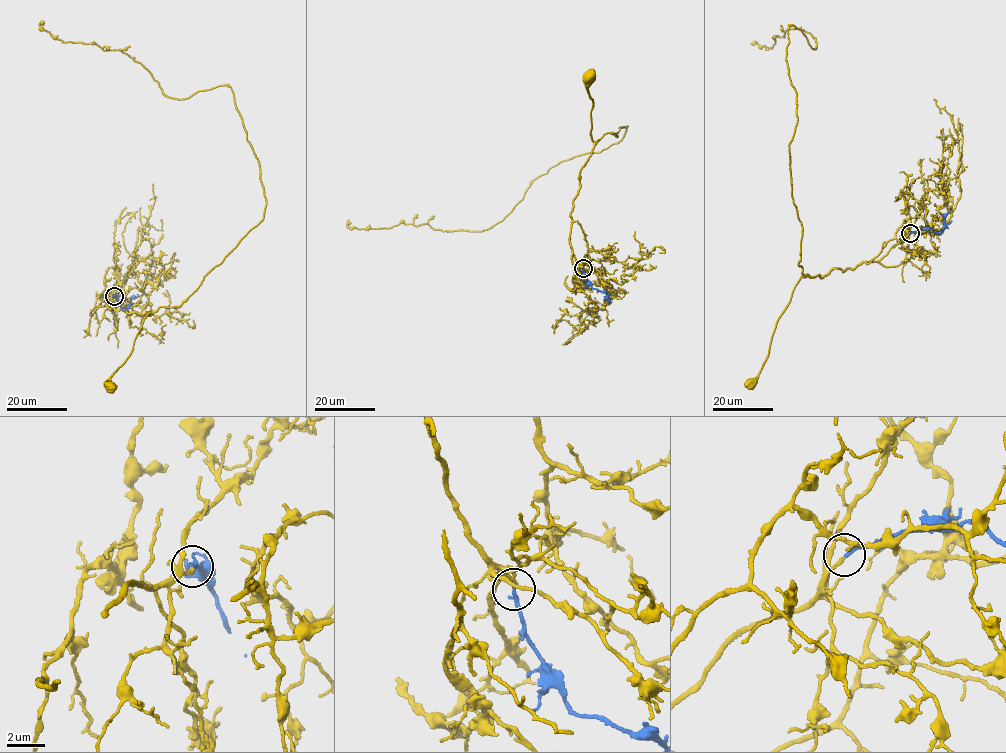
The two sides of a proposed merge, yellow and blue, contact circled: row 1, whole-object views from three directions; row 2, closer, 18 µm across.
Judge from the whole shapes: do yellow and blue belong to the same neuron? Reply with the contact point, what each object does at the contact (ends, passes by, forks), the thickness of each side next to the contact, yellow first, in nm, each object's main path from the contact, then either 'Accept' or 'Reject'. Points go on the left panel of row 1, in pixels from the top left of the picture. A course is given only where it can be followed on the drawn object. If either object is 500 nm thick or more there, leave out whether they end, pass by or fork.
Place: (114, 296). At the ring yellow ends. At the ring blue ends. Thickness 180 nm (yellow) against 220 nm. Course of yellow: (114, 296), (105, 298), (99, 306), (149, 313), (132, 352), (109, 384). Course of blue: (114, 296), (120, 307), (126, 308), (137, 294). Accept

